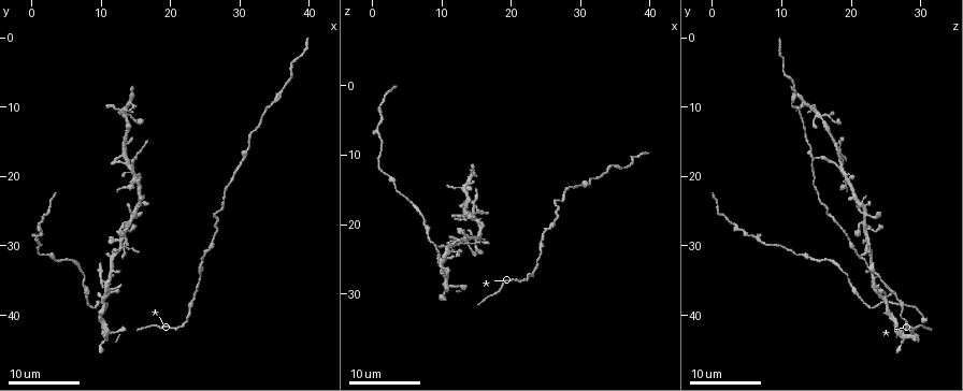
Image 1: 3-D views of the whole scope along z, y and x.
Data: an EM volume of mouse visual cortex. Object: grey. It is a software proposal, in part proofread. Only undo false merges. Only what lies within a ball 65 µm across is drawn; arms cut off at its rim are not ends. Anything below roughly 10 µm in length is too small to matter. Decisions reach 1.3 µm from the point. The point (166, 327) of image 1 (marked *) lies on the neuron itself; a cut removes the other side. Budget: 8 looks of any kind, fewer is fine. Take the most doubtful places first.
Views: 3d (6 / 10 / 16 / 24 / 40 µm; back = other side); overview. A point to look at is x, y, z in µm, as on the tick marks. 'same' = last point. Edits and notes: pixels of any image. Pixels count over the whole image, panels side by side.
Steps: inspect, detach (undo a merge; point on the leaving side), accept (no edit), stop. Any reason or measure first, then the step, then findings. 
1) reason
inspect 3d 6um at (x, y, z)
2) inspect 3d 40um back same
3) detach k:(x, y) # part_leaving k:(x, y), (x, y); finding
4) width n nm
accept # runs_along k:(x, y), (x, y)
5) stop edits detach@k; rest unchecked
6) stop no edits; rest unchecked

two arms at a narrow angle
inspect 3d 16um at (10.5, 37.5, 24.5)

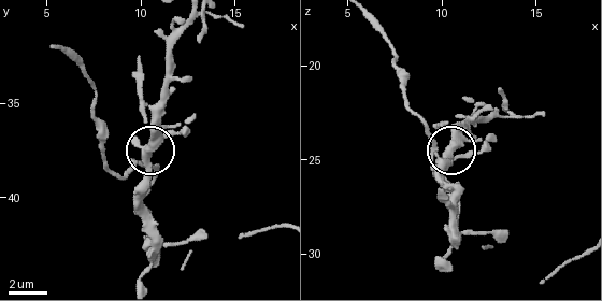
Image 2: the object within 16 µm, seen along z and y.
zoom in
inspect 3d 6um at (10.3, 37.9, 24.8)

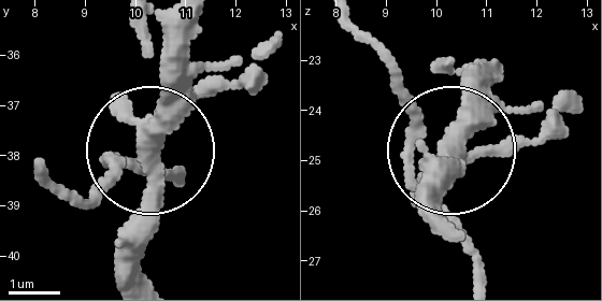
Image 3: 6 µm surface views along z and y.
accept # all the same neuron

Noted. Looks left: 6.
sudden change in width
inspect 3d 24um at (24.5, 33.0, 23.0)

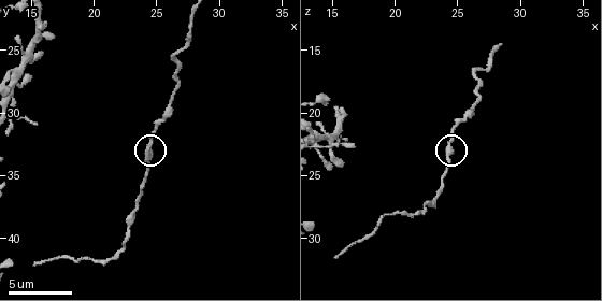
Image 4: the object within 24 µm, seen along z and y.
closer look
inspect 3d 6um at (24.2, 32.8, 22.8)

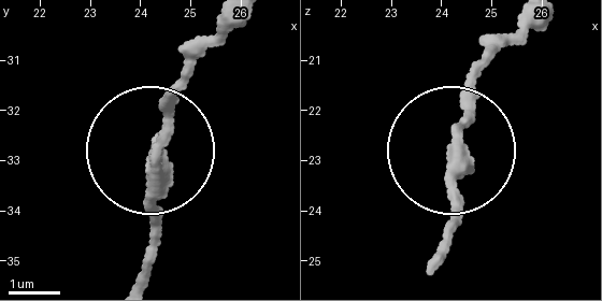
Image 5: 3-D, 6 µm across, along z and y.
width 310 nm
accept # runs_along 5:(442, 258), (450, 156), (489, 44); all the same neuron

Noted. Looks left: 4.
thick turns thin
inspect 3d 6um at (26.0, 29.0, 19.8)

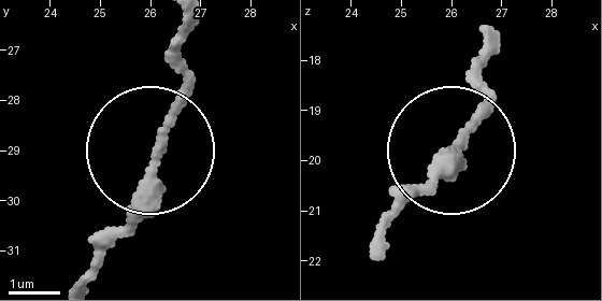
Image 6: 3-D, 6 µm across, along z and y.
width 240 nm
accept # runs_along 6:(85, 275), (128, 224), (188, 73); all the same neuron

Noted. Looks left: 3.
sudden change in width
inspect 3d 6um at (23.4, 37.8, 26.8)

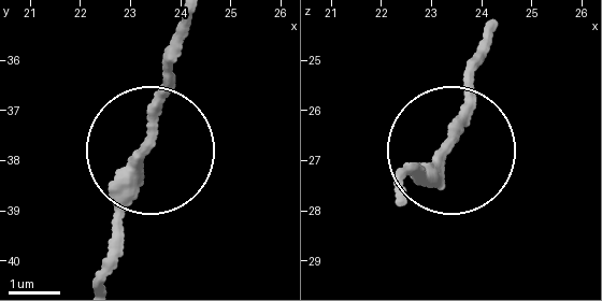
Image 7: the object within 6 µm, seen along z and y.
accept # all the same neuron

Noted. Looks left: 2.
stop no edits; rest unchecked

